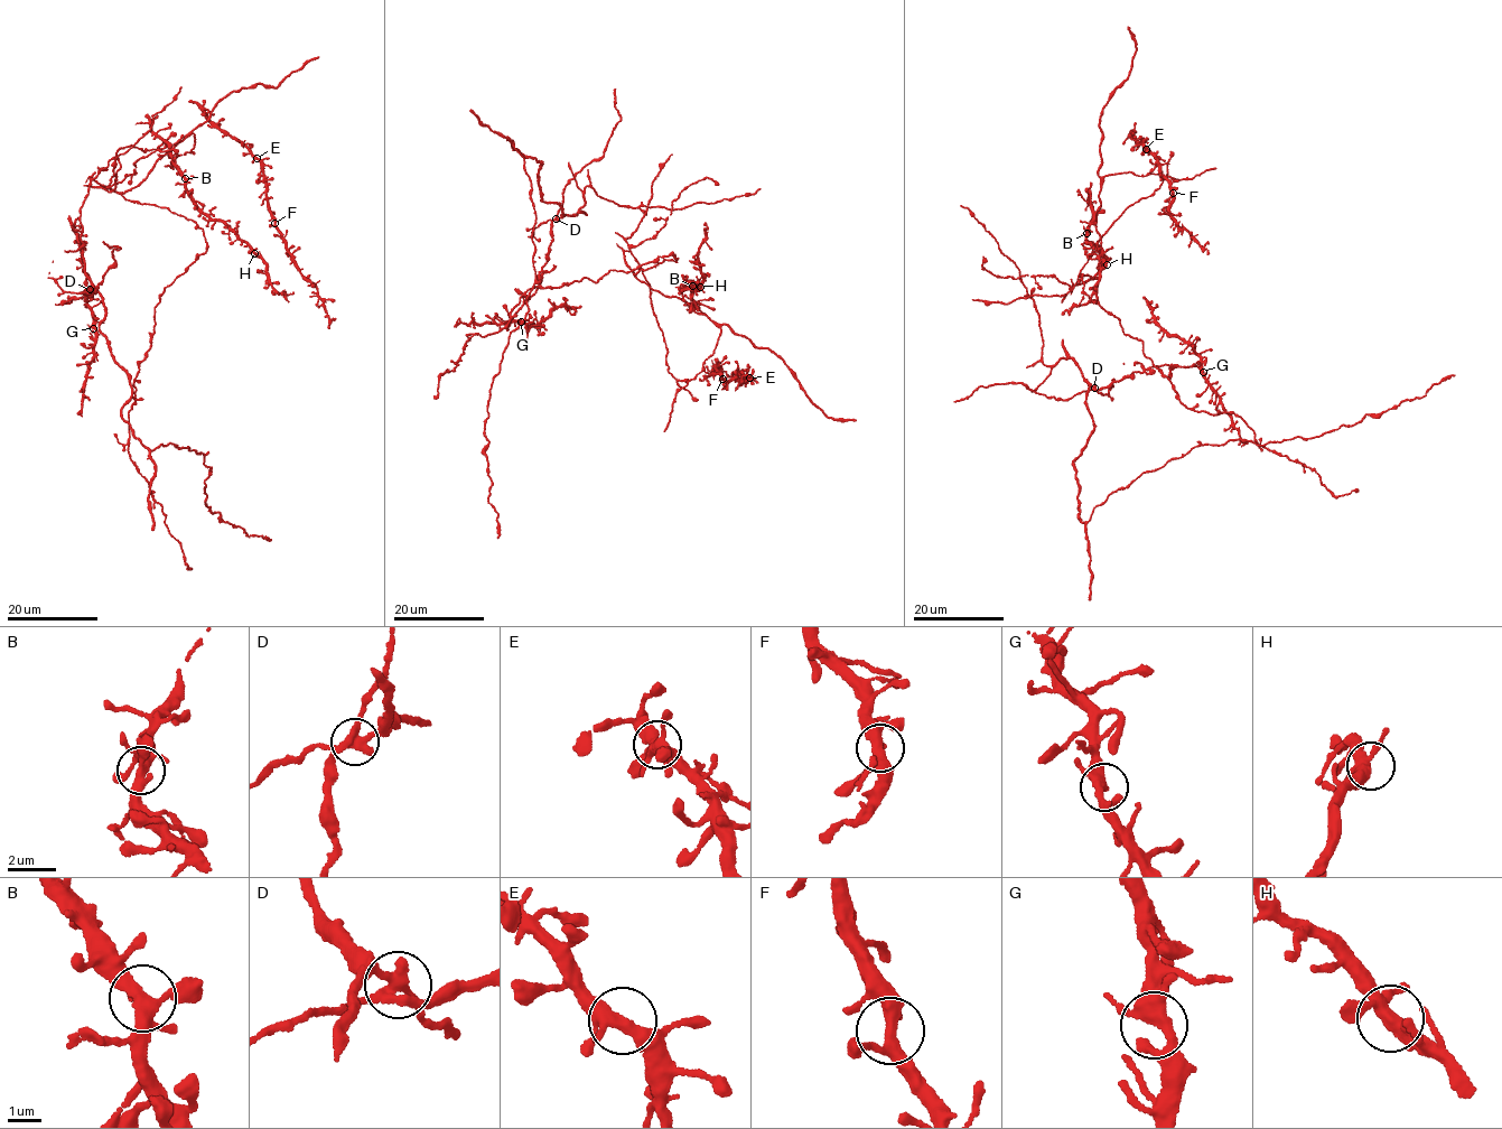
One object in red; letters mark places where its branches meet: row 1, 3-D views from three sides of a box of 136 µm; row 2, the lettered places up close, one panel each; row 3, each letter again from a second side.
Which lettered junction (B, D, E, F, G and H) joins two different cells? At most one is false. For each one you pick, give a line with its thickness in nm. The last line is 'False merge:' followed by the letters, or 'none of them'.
D: 320 nm thick
False merge: D

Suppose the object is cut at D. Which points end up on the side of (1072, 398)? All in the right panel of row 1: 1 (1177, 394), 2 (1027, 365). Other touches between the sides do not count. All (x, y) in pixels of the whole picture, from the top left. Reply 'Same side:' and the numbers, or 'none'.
Same side: none

